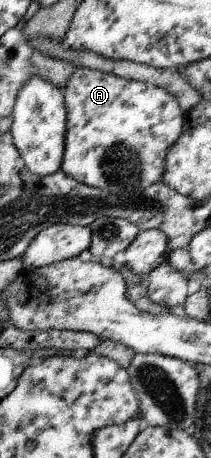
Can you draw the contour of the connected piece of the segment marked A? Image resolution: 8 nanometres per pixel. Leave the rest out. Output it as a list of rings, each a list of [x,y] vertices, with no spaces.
[[[82,67],[70,78],[64,95],[68,109],[68,134],[65,135],[62,171],[82,184],[119,197],[136,194],[162,182],[167,155],[182,136],[186,123],[180,102],[171,93],[155,85]]]

